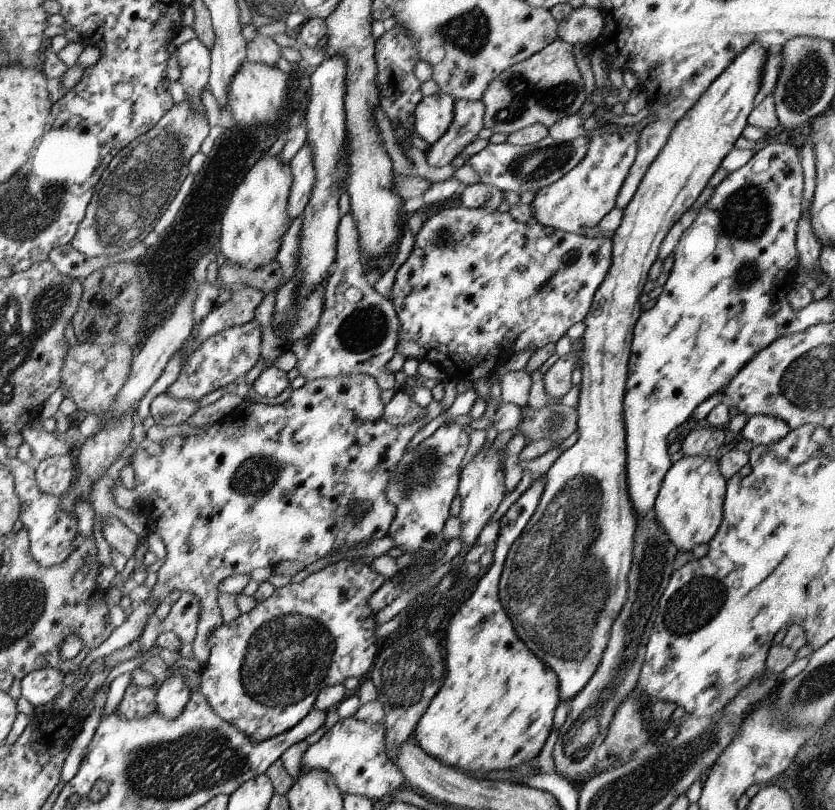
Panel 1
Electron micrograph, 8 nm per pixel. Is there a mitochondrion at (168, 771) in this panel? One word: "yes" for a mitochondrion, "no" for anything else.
yes

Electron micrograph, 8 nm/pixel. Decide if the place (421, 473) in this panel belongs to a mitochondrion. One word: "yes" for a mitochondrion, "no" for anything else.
yes

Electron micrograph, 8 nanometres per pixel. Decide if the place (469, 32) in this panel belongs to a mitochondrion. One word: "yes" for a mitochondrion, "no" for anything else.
yes

